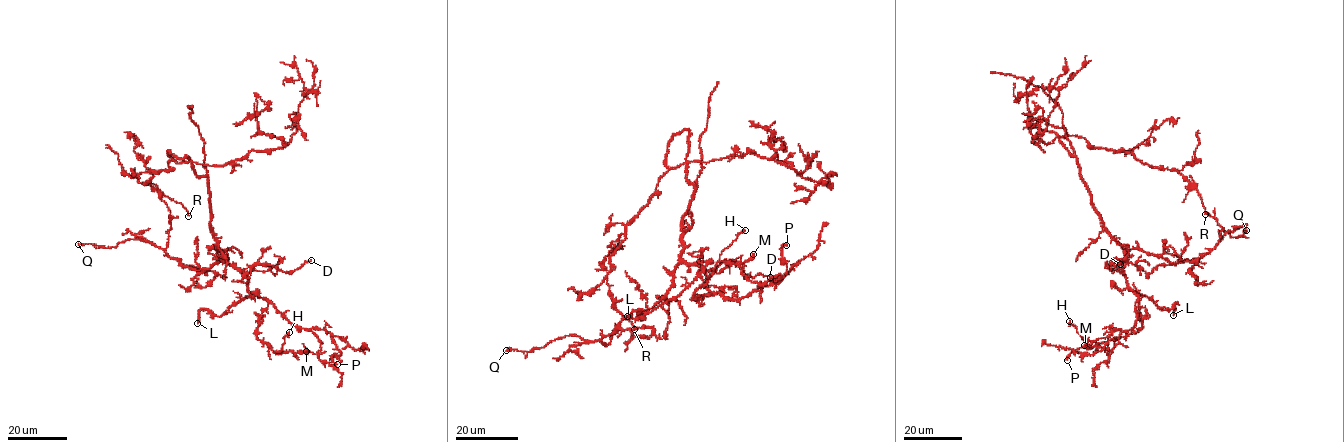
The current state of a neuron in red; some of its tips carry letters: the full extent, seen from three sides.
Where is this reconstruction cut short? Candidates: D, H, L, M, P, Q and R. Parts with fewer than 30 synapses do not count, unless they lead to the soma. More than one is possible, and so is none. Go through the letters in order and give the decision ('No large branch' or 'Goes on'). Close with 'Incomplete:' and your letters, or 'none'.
D: No large branch
H: No large branch
L: No large branch
M: No large branch
P: No large branch
Q: No large branch
R: No large branch
Incomplete: none

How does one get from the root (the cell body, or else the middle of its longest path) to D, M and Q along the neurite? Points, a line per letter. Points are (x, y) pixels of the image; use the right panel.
D: (1091, 196), (1091, 205), (1104, 227), (1123, 248), (1124, 266), (1125, 260), (1112, 262), (1120, 272), (1120, 264)
M: (1091, 196), (1104, 227), (1123, 248), (1123, 275), (1138, 297), (1134, 326), (1109, 354), (1084, 345)
Q: (1091, 196), (1104, 227), (1122, 247), (1174, 264), (1208, 253), (1220, 241), (1219, 230), (1236, 238), (1246, 230)

